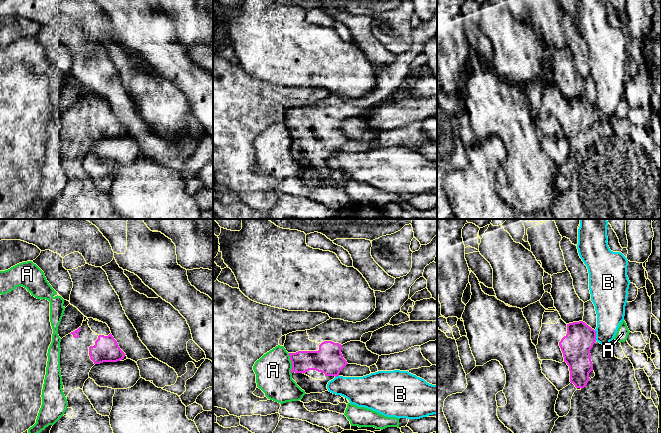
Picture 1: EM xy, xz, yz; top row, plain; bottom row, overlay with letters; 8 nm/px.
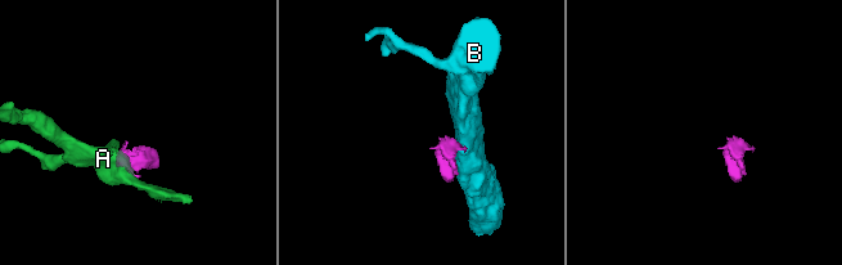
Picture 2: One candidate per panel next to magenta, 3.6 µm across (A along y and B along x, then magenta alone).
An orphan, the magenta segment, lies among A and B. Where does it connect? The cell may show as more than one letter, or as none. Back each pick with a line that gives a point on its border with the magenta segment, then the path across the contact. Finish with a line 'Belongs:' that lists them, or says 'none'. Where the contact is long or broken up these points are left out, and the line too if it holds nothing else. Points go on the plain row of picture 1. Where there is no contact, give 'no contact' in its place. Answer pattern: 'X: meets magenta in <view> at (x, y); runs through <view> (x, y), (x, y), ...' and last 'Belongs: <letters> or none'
Belongs: none

